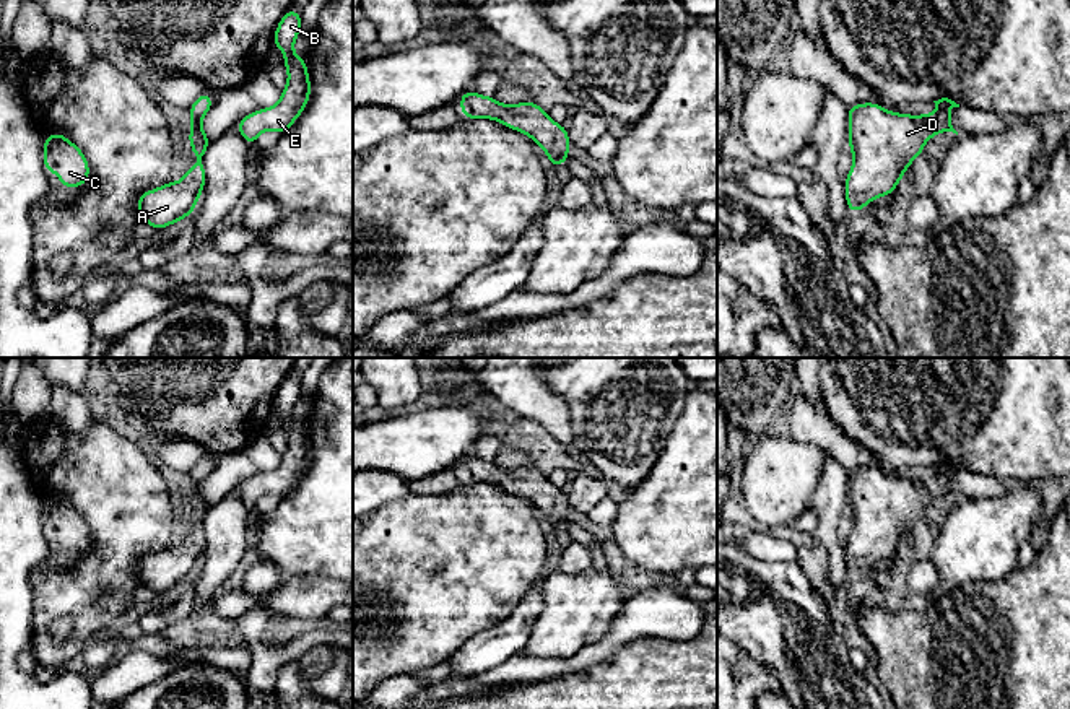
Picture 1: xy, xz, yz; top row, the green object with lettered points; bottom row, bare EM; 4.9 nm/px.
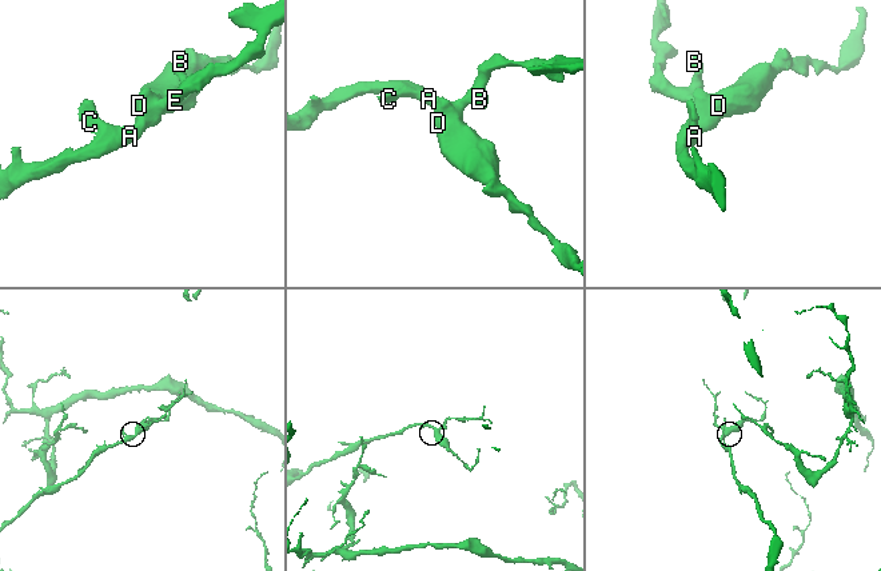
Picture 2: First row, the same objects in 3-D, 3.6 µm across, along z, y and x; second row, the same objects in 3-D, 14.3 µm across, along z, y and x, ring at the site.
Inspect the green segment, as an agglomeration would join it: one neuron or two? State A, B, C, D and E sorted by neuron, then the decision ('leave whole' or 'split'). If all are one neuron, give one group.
A B C D E | leave whole

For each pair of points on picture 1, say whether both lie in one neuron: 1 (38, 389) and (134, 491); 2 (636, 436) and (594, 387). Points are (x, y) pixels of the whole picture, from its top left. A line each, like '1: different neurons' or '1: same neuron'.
1: different neurons
2: same neuron

